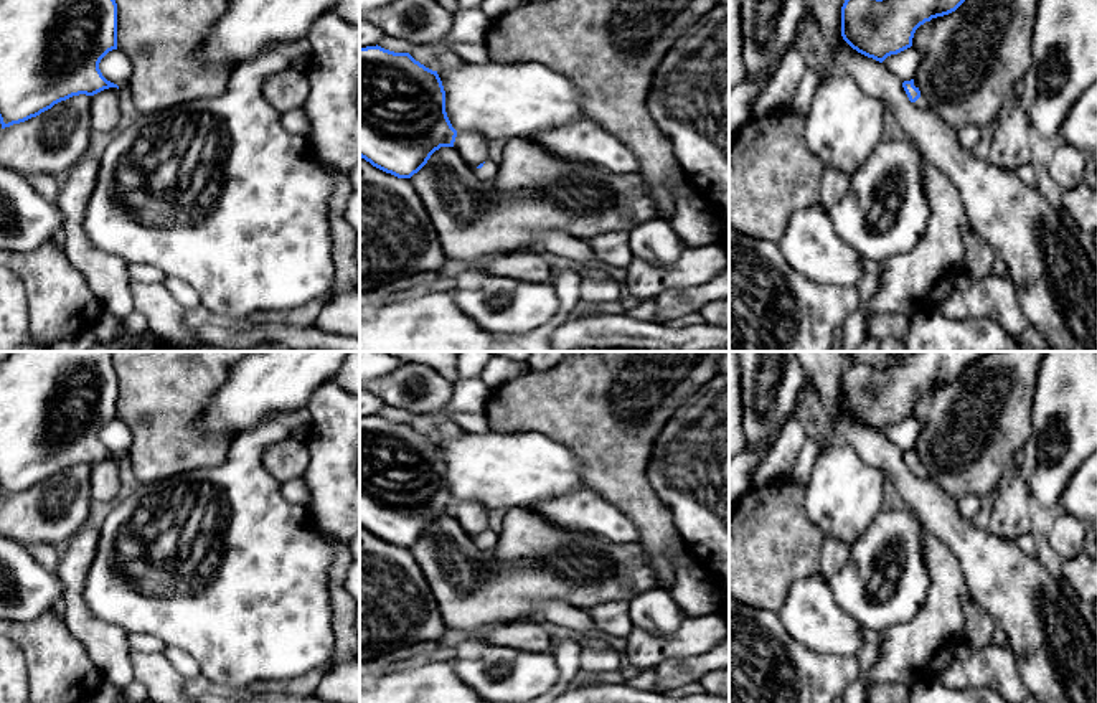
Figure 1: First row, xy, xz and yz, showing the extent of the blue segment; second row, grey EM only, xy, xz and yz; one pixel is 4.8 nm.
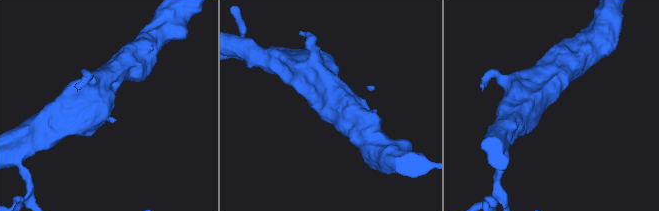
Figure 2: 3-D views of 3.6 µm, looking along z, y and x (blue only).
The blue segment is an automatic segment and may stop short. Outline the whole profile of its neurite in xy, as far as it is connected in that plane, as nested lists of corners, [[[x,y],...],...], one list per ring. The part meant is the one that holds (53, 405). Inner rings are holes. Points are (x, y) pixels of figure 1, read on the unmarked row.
[[[13,352],[0,360],[0,493],[2,498],[13,493],[25,492],[41,482],[51,479],[54,474],[66,470],[73,465],[86,464],[94,465],[104,459],[117,457],[107,451],[101,439],[101,429],[112,419],[117,419],[117,373],[111,360],[111,352]]]

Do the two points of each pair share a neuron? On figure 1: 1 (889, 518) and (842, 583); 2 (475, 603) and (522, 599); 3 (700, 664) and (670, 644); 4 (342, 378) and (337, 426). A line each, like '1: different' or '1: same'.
1: same
2: same
3: different
4: different

